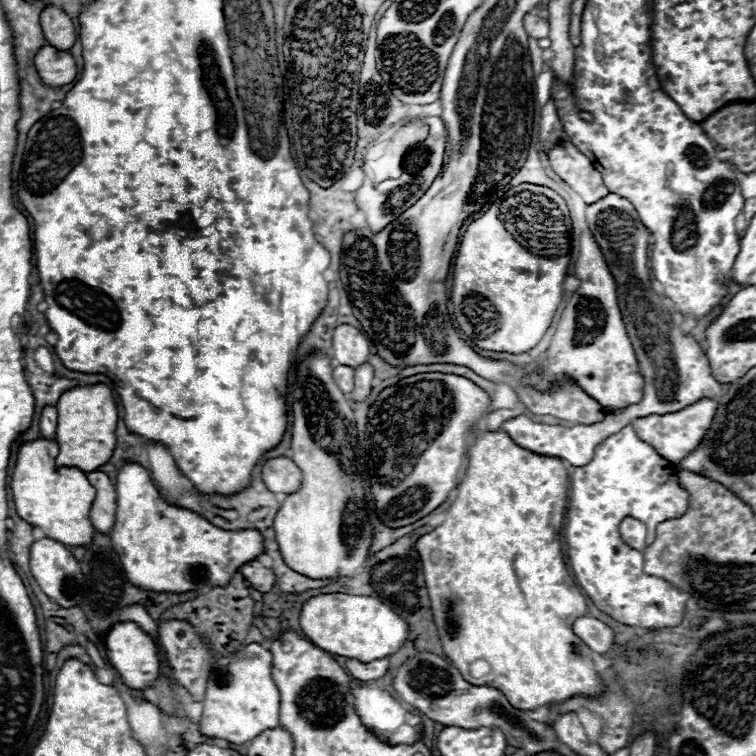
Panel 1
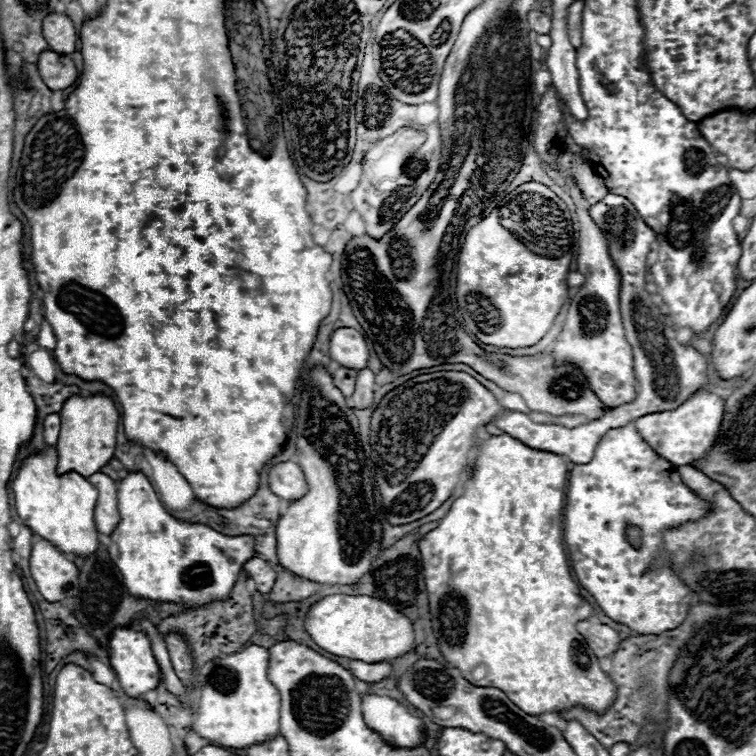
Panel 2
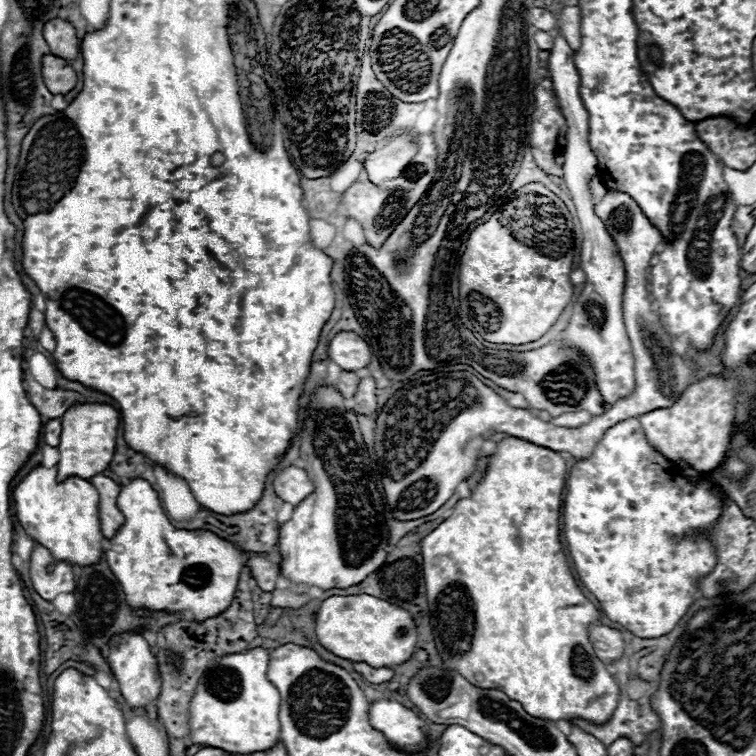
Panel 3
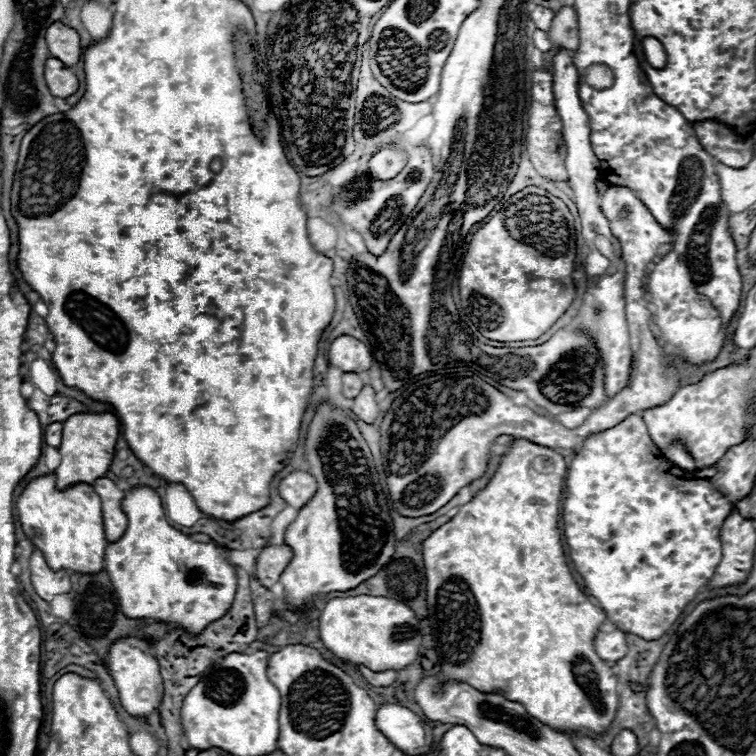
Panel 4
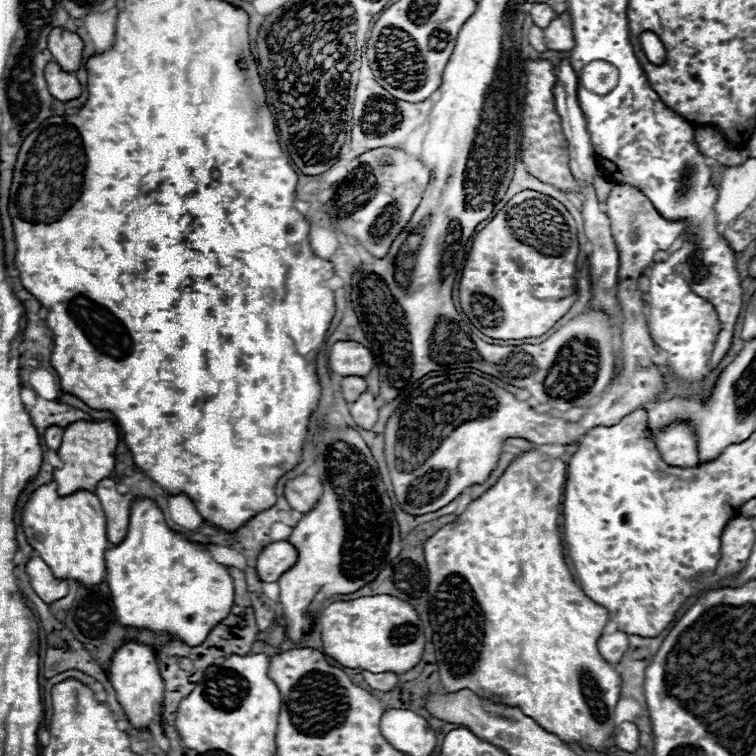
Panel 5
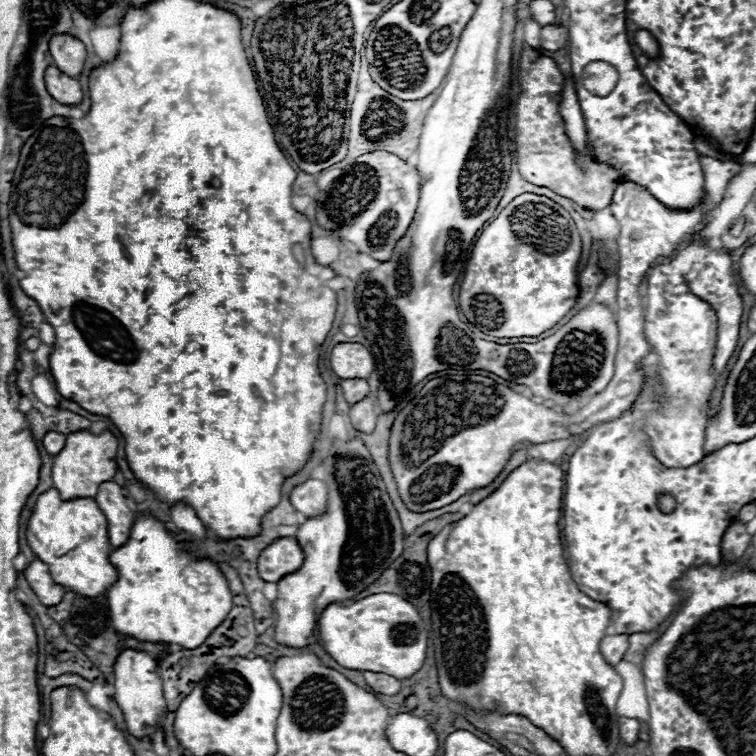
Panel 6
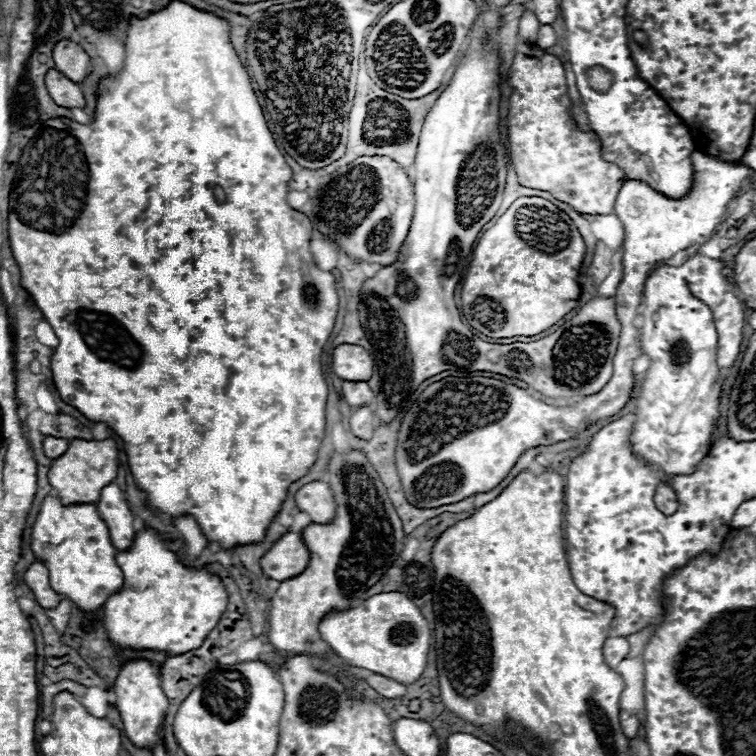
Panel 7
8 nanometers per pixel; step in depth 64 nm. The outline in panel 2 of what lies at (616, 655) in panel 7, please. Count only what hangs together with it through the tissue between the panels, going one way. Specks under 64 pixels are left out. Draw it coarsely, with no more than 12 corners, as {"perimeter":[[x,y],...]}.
{"perimeter":[[596,618],[582,620],[578,632],[586,636],[598,658],[620,648],[620,634]]}

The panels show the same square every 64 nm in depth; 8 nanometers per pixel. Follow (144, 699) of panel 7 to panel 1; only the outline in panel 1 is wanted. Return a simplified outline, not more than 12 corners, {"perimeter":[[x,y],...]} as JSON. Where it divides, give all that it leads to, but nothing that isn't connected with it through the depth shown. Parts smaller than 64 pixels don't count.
{"perimeter":[[134,622],[106,636],[106,656],[122,682],[146,690],[160,666],[152,638]]}

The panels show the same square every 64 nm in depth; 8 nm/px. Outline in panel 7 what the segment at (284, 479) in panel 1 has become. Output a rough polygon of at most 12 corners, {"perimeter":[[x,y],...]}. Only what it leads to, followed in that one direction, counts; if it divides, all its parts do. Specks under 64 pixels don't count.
{"perimeter":[[316,480],[296,494],[296,506],[316,524],[336,516],[330,484]]}

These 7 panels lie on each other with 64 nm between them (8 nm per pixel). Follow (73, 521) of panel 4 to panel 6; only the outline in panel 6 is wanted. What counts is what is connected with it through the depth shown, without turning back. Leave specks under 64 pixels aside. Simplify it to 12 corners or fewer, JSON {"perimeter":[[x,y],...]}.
{"perimeter":[[50,488],[26,540],[54,584],[98,598],[118,580],[94,498]]}

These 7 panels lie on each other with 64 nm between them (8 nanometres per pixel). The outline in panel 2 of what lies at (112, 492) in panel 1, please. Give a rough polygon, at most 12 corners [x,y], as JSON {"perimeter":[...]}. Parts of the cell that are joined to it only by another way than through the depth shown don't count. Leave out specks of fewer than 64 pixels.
{"perimeter":[[102,472],[88,476],[98,490],[96,528],[110,536],[120,522],[116,482]]}

